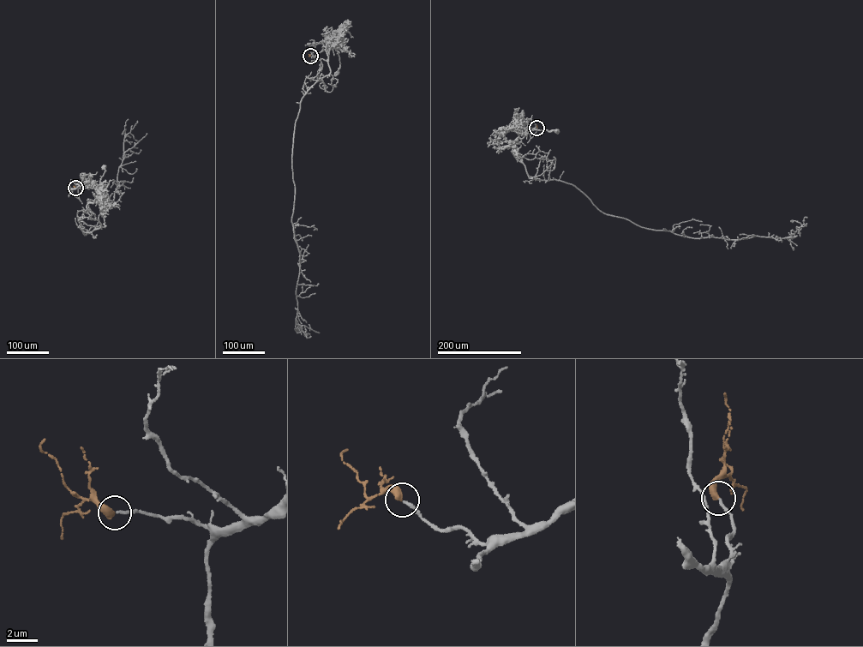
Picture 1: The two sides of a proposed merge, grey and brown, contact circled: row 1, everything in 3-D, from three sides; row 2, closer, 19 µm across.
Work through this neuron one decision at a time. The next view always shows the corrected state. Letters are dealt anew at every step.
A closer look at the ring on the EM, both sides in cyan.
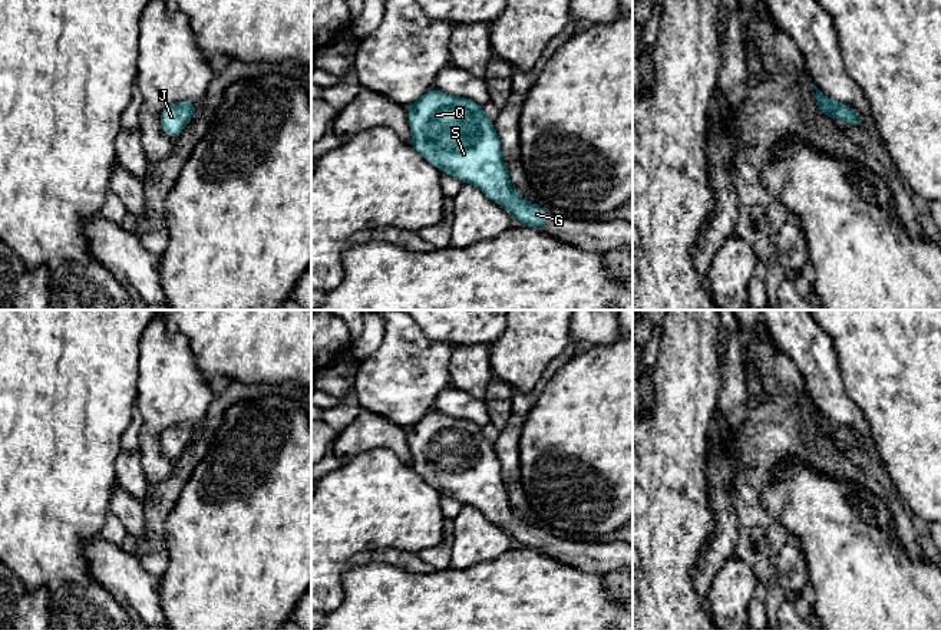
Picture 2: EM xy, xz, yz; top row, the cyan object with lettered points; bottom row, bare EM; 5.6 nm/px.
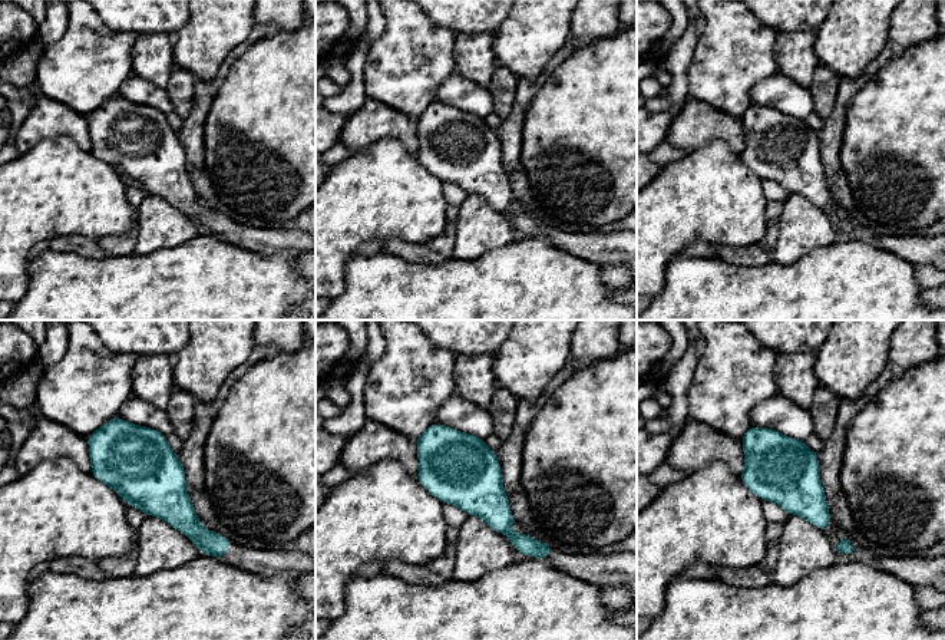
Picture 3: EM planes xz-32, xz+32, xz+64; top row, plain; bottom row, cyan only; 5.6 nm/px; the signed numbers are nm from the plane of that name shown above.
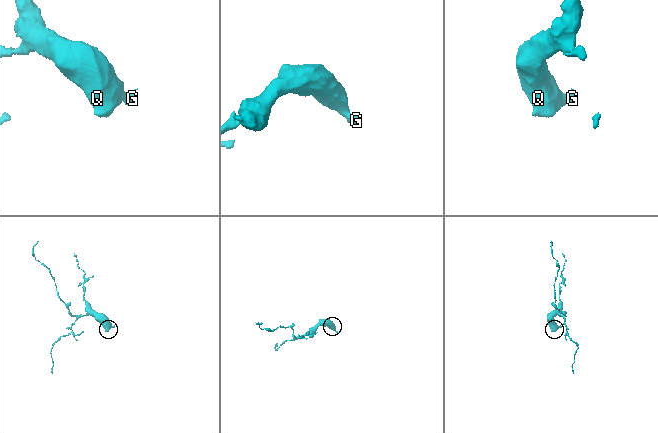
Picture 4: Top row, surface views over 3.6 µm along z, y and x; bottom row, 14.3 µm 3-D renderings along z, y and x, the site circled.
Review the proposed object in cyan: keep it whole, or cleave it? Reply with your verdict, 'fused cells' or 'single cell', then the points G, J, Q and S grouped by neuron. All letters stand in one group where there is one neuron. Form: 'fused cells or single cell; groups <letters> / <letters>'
single cell; groups G J Q S

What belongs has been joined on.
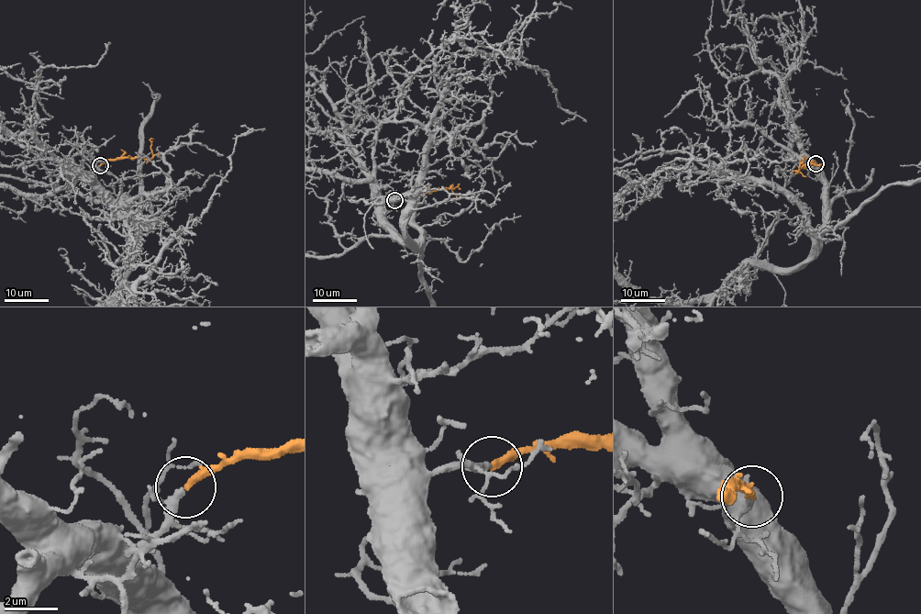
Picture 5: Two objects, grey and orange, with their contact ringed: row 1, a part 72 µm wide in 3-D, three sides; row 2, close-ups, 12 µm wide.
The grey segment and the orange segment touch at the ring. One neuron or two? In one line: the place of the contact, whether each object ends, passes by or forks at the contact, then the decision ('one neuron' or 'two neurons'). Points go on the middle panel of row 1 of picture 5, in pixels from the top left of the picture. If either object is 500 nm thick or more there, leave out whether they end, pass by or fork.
(394, 200) | grey passes by | orange ends | one neuron

